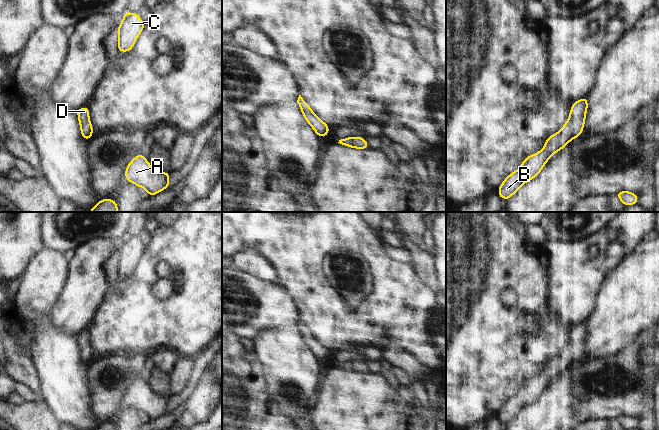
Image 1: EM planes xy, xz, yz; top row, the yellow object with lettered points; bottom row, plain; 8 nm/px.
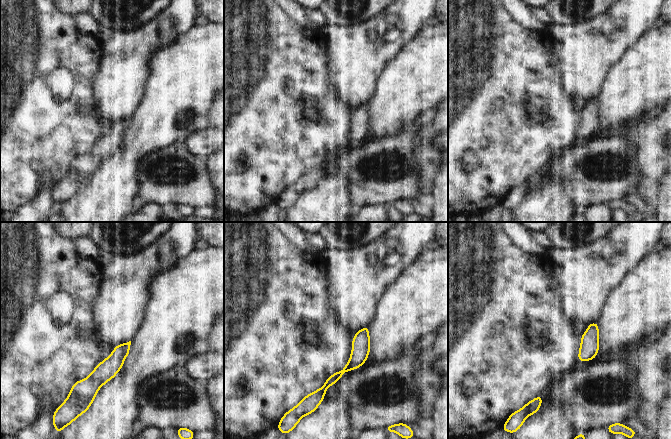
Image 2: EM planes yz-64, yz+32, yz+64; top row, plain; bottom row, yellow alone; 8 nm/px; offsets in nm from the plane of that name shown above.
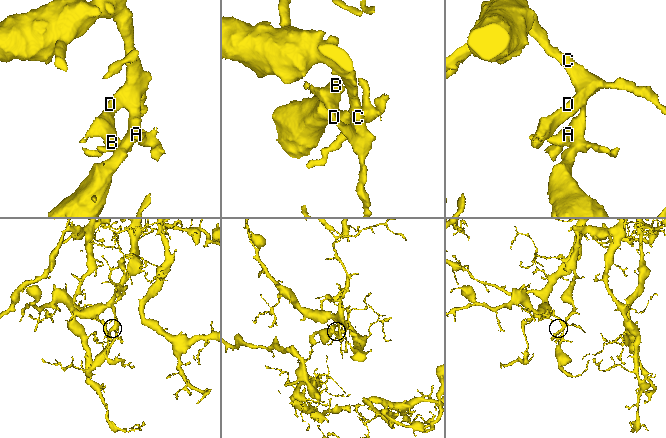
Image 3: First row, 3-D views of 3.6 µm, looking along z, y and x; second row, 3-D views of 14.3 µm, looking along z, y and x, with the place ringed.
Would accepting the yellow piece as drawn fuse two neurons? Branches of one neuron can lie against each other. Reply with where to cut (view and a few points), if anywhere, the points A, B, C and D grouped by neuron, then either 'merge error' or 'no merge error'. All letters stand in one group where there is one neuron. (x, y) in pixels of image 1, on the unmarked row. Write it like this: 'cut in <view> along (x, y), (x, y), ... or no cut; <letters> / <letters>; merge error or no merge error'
no cut; A B C D; no merge error

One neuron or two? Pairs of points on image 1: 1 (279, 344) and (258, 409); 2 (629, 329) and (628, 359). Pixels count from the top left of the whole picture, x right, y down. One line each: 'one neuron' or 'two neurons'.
1: two neurons
2: two neurons

